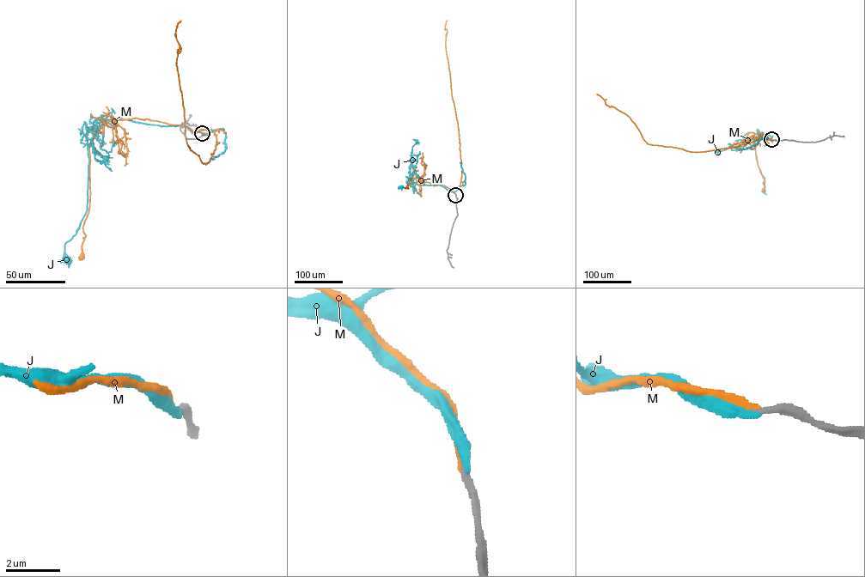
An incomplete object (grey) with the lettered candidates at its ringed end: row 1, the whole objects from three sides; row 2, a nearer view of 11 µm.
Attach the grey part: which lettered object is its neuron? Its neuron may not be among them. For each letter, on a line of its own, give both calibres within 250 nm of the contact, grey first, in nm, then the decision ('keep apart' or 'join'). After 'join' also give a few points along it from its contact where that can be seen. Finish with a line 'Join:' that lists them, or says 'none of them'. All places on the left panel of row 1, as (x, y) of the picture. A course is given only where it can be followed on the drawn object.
J: 240/280 nm | keep apart
M: 240/240 nm | join | via (202, 133), (185, 125), (134, 118), (113, 119), (97, 130), (89, 148), (89, 205), (82, 256)
Join: M

